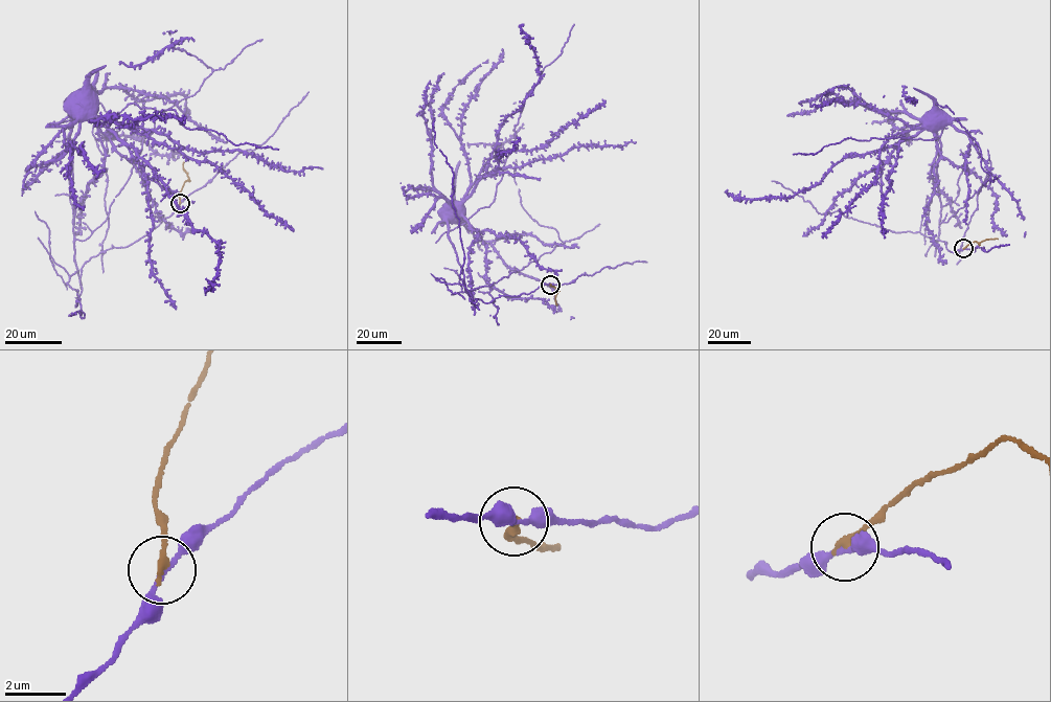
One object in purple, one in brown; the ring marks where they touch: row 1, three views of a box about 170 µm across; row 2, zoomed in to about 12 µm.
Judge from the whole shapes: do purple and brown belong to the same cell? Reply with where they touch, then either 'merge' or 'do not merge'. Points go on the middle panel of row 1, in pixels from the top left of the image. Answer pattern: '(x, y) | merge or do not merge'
(550, 285) | do not merge

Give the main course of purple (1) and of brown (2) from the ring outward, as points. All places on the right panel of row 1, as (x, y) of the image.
1: (964, 248), (954, 253), (945, 242), (934, 241), (941, 210), (938, 112)
2: (964, 248), (975, 241), (998, 239)

